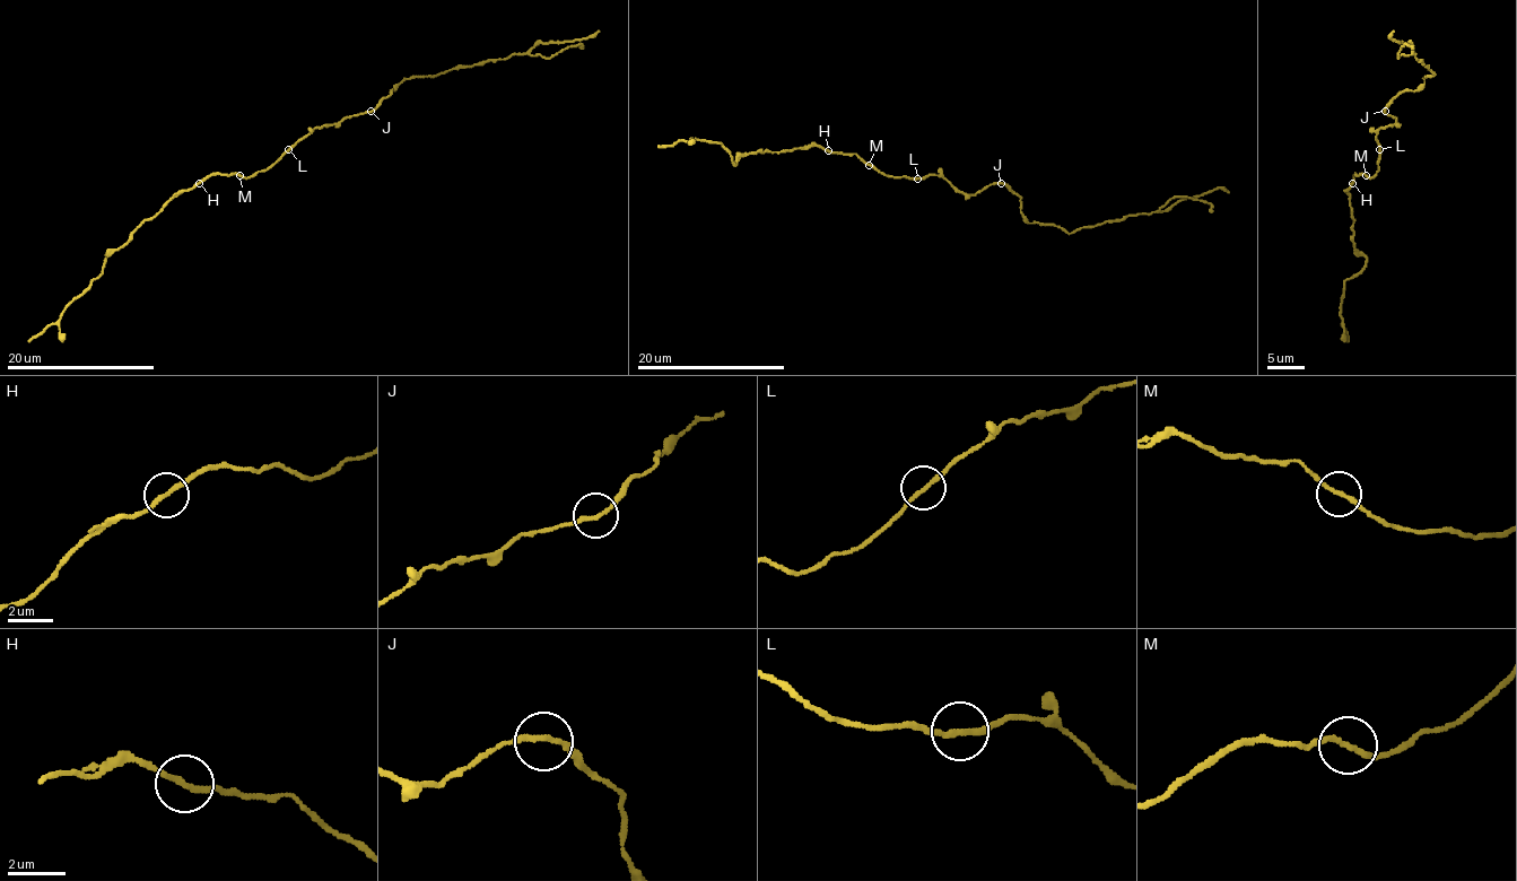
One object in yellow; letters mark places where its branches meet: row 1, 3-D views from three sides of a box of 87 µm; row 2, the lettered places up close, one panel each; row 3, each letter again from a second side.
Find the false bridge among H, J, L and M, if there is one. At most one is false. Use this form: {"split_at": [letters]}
{"split_at": []}

